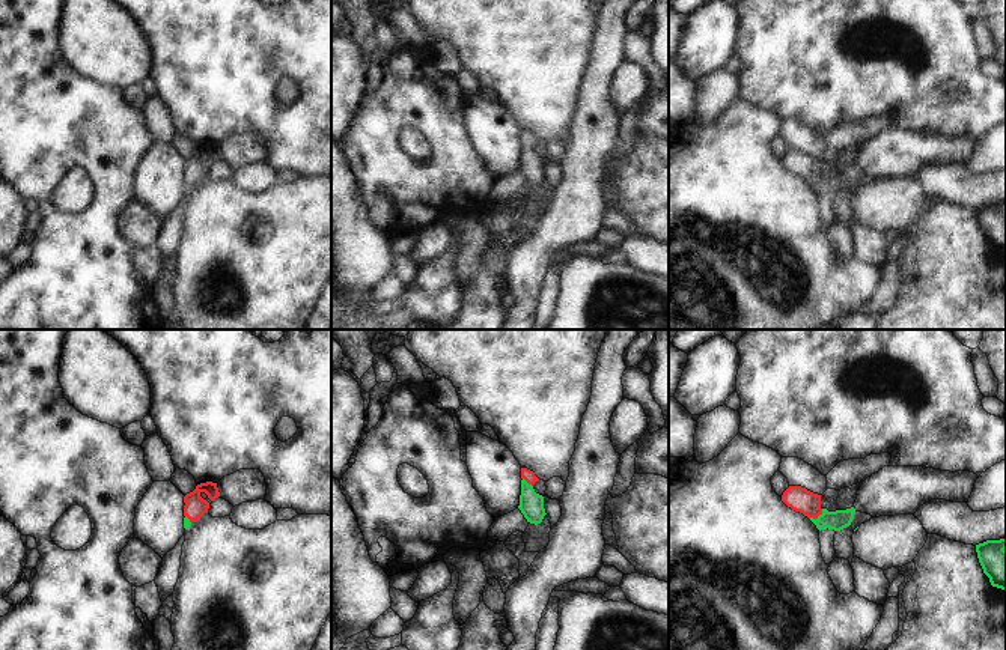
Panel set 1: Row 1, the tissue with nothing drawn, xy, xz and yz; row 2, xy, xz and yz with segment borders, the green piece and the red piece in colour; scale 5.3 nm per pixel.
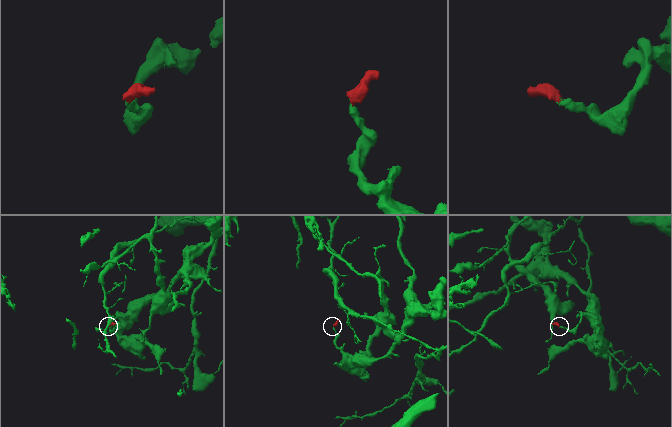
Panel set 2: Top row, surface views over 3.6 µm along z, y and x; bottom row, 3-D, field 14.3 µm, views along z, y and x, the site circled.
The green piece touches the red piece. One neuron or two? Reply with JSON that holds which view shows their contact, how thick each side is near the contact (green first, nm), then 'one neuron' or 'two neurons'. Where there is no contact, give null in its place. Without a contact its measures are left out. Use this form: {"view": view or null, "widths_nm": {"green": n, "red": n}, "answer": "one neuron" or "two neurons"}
{"view": "yz", "widths_nm": {"green": 110, "red": 130}, "answer": "one neuron"}

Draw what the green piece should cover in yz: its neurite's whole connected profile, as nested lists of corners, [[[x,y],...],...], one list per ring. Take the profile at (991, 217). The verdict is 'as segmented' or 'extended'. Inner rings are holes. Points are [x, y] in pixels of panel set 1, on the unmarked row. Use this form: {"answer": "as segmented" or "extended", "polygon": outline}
{"answer": "as segmented", "polygon": [[[1006,202],[979,206],[976,215],[991,248],[1006,254]]]}

